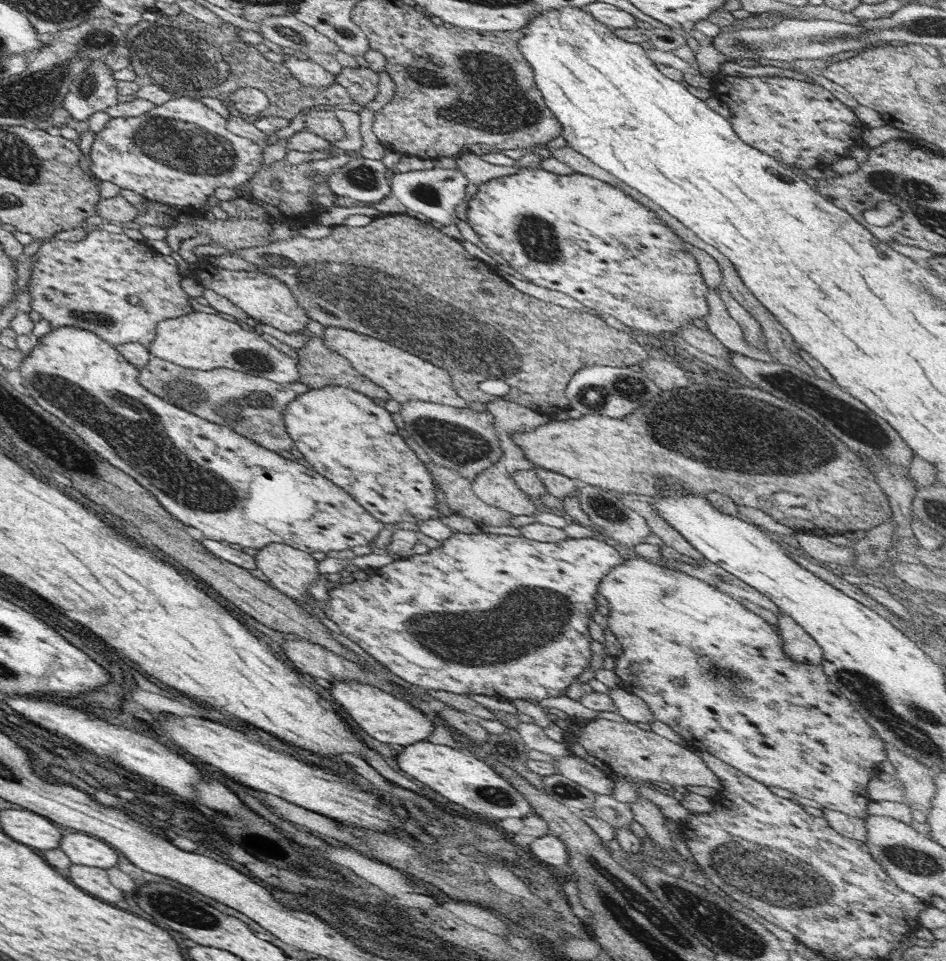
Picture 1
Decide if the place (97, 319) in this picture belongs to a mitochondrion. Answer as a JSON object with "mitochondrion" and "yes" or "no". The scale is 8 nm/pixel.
{"mitochondrion":"yes"}

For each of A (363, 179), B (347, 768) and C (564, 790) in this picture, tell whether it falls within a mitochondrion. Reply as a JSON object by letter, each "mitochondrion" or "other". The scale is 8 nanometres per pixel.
{"A":"mitochondrion","B":"other","C":"mitochondrion"}

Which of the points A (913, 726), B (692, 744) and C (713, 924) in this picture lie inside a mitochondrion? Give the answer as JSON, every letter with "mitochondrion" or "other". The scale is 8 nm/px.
{"A":"mitochondrion","B":"other","C":"mitochondrion"}

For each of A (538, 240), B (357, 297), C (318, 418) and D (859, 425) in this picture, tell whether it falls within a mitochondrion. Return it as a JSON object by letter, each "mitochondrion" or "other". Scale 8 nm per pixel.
{"A":"mitochondrion","B":"mitochondrion","C":"other","D":"mitochondrion"}

